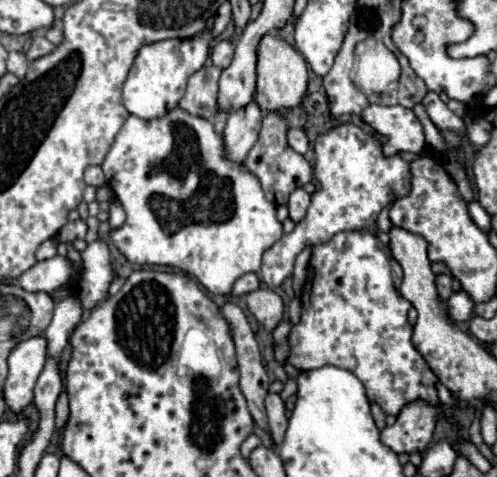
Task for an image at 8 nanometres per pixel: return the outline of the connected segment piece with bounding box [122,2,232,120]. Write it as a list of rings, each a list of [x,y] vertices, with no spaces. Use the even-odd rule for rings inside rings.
[[[224,2],[220,6],[220,14],[216,16],[214,30],[200,32],[188,40],[164,40],[164,42],[156,42],[152,46],[142,46],[140,54],[136,56],[136,62],[132,64],[132,70],[128,72],[126,82],[124,82],[122,98],[124,98],[126,110],[138,118],[154,120],[154,118],[162,118],[168,110],[176,108],[180,98],[184,96],[188,78],[196,70],[200,70],[208,58],[210,40],[214,36],[222,34],[230,20],[232,20],[230,2]]]

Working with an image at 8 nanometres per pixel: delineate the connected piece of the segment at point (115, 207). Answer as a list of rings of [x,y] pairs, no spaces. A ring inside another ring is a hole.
[[[112,202],[110,204],[110,226],[112,226],[112,230],[116,230],[116,228],[120,228],[122,224],[124,224],[124,218],[126,218],[126,214],[124,214],[124,210],[122,210],[122,206],[118,204],[118,202]]]

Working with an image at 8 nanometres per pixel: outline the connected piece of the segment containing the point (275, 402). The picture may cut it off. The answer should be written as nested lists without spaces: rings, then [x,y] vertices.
[[[268,392],[266,396],[266,412],[268,412],[268,424],[272,430],[272,438],[276,442],[276,446],[282,444],[286,428],[288,428],[288,418],[286,418],[286,410],[284,410],[284,402],[278,394]]]

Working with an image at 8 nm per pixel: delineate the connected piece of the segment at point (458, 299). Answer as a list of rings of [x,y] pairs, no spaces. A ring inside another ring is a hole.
[[[460,290],[460,292],[454,292],[448,300],[448,314],[454,322],[462,322],[462,320],[470,320],[472,318],[472,310],[474,310],[474,302],[472,298]]]

